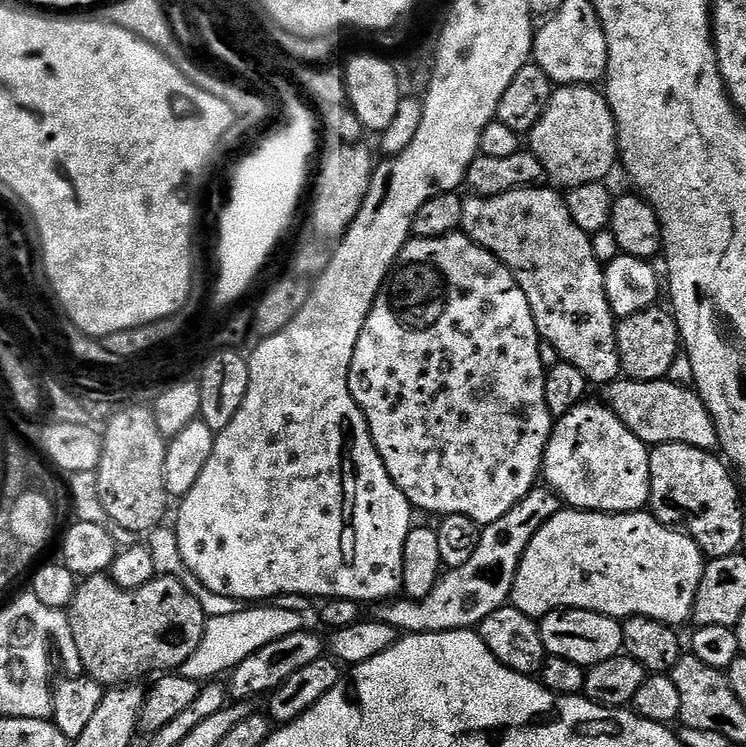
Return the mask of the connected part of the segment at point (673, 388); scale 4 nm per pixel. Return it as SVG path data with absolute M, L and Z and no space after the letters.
M665 378L651 382L621 383L616 386L621 388L611 389L613 392L609 394L607 403L640 440L656 444L693 444L695 448L710 449L710 441L700 438L708 436L708 426L712 423L700 393L691 387L683 388L680 384L671 384L672 382Z

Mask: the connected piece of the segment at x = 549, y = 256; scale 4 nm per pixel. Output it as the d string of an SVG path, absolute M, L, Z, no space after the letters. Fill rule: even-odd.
M533 186L503 192L481 199L476 202L480 204L473 208L472 205L465 207L463 231L468 239L485 248L487 252L492 252L516 275L516 280L528 296L541 341L547 347L549 344L560 355L559 359L563 363L572 364L582 370L589 385L611 385L621 379L619 376L622 376L622 359L620 343L616 340L618 317L608 301L608 287L604 281L605 265L600 265L600 260L596 257L596 248L592 245L593 237L583 232L578 222L574 222L567 199L563 195L560 197L555 192L555 187L544 187Z

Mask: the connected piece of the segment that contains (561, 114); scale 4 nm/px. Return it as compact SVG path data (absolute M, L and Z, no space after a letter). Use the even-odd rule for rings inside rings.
M560 86L555 89L552 93L552 101L548 104L548 109L545 110L544 116L537 122L530 133L530 139L532 139L532 144L530 144L530 151L536 155L539 160L544 164L544 171L549 177L553 176L557 180L555 183L568 184L569 189L580 188L584 184L598 184L607 181L608 175L612 172L612 167L617 167L618 164L618 141L616 138L616 120L612 117L612 107L608 104L608 97L603 91L597 90L592 86Z

